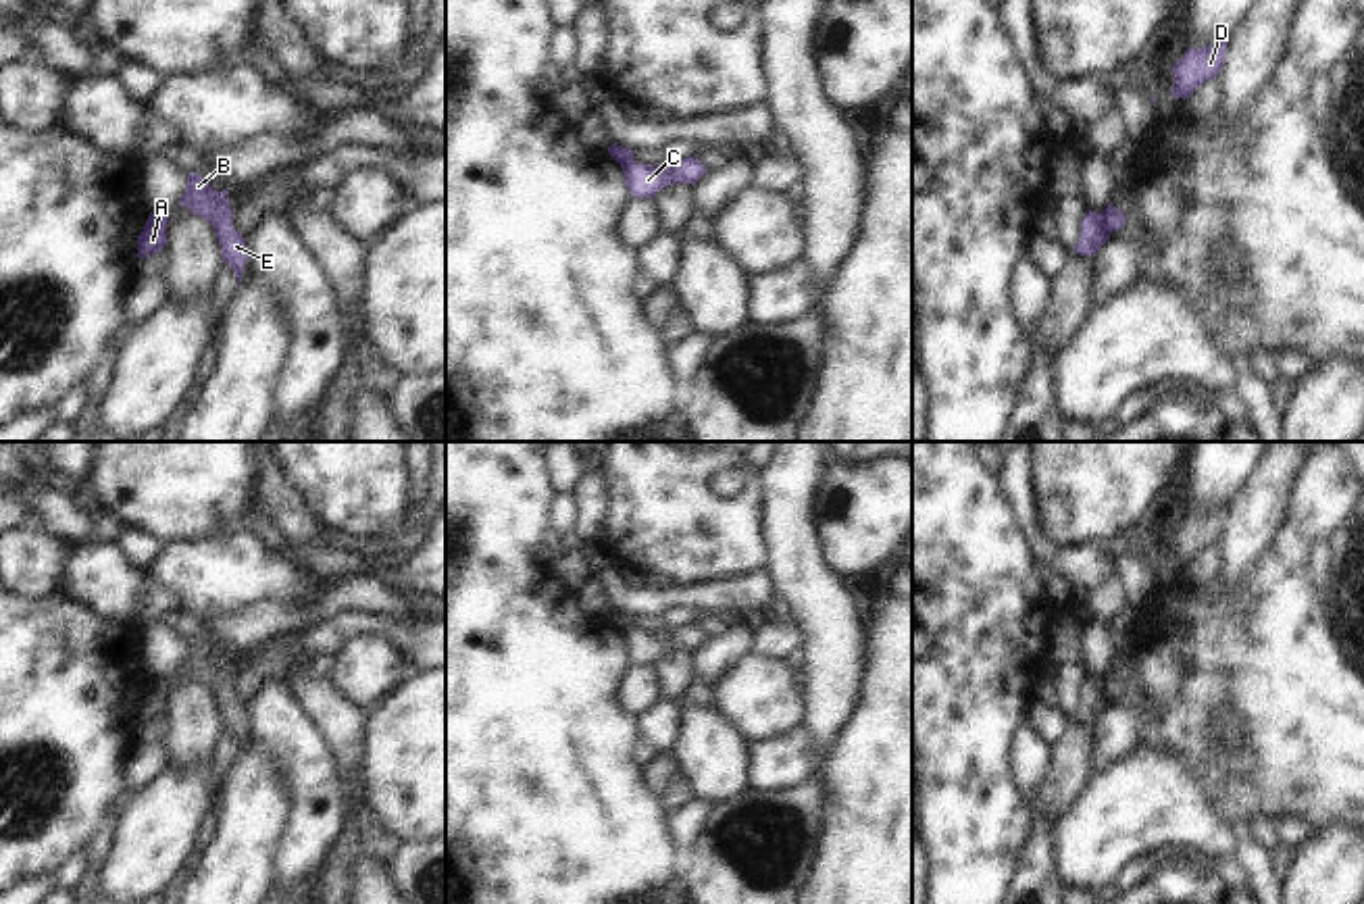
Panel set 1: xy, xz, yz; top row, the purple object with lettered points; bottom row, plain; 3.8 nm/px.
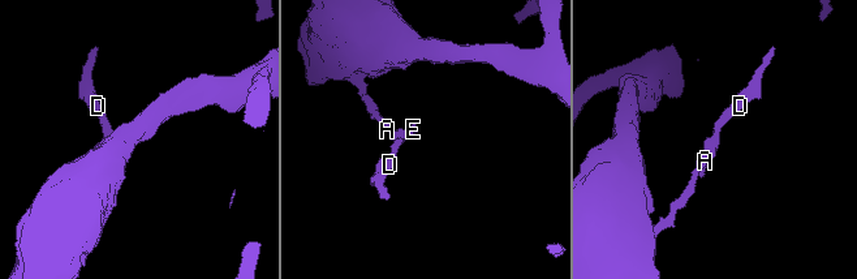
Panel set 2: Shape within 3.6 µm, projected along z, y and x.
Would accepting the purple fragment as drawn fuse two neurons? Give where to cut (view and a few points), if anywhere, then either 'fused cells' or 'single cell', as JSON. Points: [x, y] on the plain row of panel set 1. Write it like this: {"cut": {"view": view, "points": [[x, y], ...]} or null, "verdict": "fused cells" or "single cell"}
{"cut": {"view": "yz", "points": [[1098, 682], [1108, 702]]}, "verdict": "fused cells"}

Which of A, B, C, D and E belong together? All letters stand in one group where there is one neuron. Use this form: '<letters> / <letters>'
A / B C D E

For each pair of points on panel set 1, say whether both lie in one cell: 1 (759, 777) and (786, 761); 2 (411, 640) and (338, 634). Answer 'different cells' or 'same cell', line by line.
1: same cell
2: same cell

